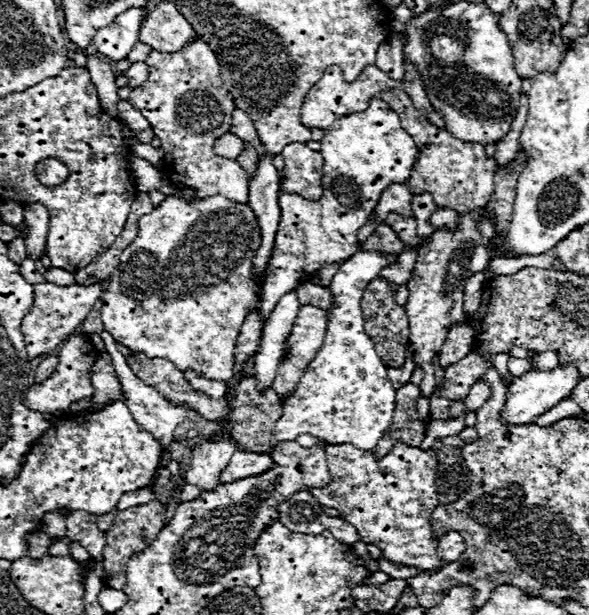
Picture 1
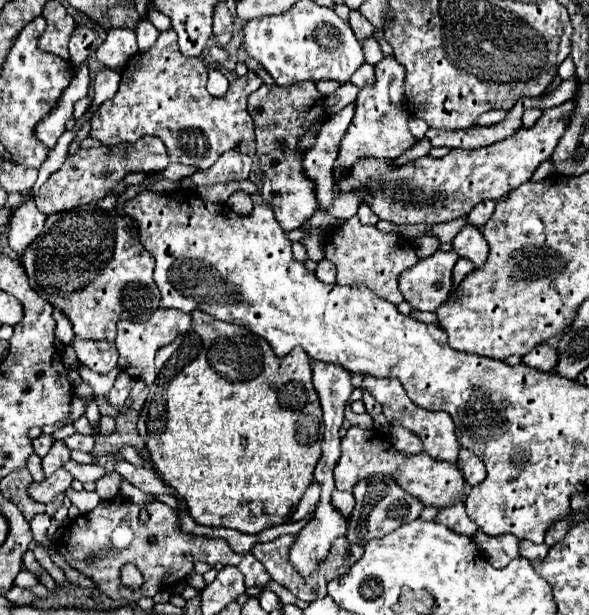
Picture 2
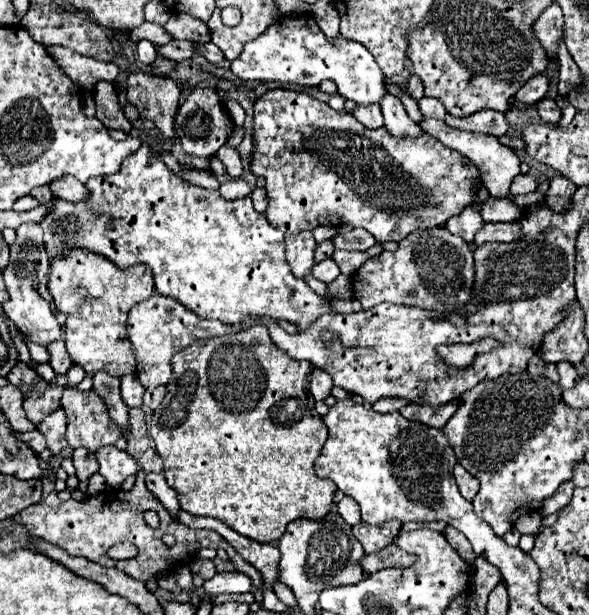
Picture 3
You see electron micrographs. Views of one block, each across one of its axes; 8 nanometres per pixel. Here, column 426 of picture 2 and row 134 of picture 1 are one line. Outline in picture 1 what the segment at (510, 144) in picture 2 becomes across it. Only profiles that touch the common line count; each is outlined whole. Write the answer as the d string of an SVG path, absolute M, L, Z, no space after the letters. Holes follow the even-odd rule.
M198 38L196 42L186 46L178 54L162 54L162 52L152 50L150 56L146 58L146 62L150 68L150 76L146 82L142 82L138 88L132 90L128 102L132 102L132 106L136 106L136 110L140 110L144 114L144 118L148 118L152 132L162 140L162 150L166 152L162 158L162 170L166 172L164 174L166 180L172 184L180 182L180 184L196 190L194 194L198 198L222 194L224 198L228 198L232 202L248 204L248 174L246 174L246 170L236 160L222 158L222 156L214 154L216 140L222 134L230 132L232 112L236 108L232 94L224 88L224 84L220 80L220 66L218 66L216 54L212 54L208 44Z

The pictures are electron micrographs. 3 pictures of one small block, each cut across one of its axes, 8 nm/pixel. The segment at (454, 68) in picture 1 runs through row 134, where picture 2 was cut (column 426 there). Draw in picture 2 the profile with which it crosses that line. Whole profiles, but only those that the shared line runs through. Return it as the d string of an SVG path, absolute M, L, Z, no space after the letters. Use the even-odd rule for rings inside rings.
M352 426L342 438L342 456L338 460L338 466L334 468L336 488L352 492L356 482L362 480L364 474L378 472L396 476L396 482L406 492L412 492L412 496L418 496L424 502L424 506L434 504L438 508L444 508L452 504L454 496L464 496L462 472L458 468L452 468L452 464L432 464L432 460L428 460L428 456L424 456L422 452L418 456L400 456L400 452L396 452L392 444L386 438L382 438L376 430L362 430Z

